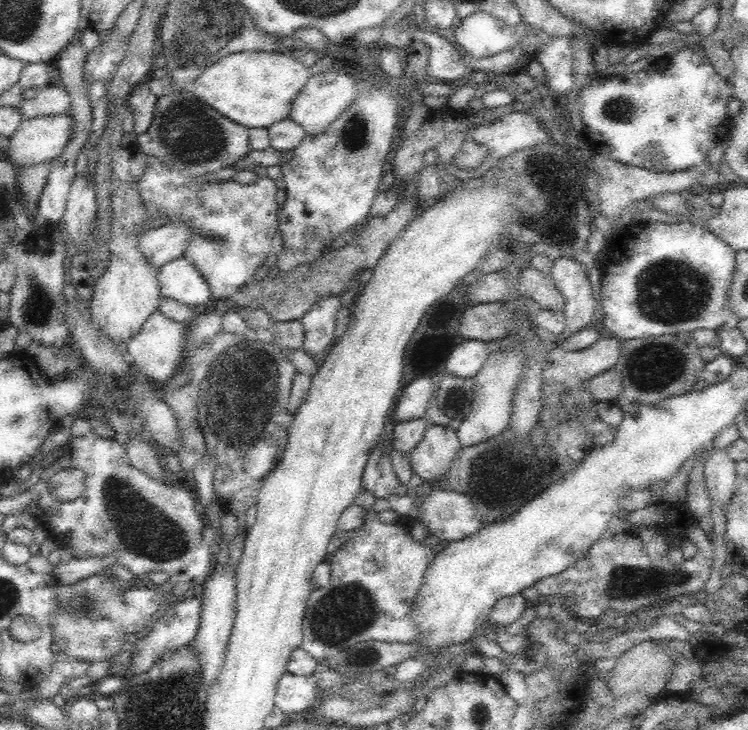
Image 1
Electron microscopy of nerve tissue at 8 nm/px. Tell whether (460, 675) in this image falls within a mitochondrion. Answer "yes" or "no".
no

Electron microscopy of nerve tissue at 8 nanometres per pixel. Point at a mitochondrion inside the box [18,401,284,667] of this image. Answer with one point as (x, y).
(145, 530)

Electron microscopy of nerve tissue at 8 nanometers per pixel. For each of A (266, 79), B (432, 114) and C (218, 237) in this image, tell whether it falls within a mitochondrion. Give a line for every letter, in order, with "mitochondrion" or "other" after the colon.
A: other
B: other
C: mitochondrion

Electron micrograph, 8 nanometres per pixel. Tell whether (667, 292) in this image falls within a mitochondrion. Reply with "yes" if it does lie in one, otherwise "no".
yes

